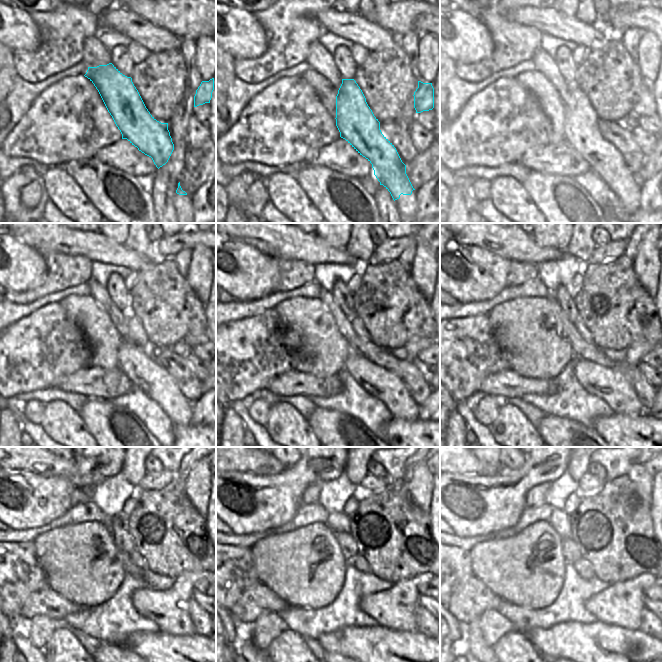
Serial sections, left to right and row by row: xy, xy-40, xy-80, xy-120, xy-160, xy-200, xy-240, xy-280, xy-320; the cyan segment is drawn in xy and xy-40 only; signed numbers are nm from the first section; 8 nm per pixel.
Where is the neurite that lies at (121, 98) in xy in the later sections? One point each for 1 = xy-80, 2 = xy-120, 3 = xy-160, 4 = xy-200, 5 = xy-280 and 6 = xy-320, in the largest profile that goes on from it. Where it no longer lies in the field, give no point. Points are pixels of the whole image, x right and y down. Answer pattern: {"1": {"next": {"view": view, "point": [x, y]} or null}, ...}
{"1": {"next": {"view": "xy-80", "point": [581, 130]}}, "2": {"next": {"view": "xy-120", "point": [156, 382]}}, "3": {"next": {"view": "xy-160", "point": [379, 382]}}, "4": {"next": {"view": "xy-200", "point": [610, 384]}}, "5": {"next": {"view": "xy-280", "point": [395, 608]}}, "6": {"next": {"view": "xy-320", "point": [621, 604]}}}

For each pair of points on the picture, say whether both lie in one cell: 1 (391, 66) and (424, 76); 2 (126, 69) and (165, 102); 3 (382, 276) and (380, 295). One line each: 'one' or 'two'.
1: two
2: two
3: one

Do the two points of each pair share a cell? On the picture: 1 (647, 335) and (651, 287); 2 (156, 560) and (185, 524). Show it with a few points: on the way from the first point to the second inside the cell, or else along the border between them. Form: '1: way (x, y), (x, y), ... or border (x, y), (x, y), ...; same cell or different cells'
1: border (636, 276), (651, 297); different cells
2: way (165, 551), (184, 533); same cell

